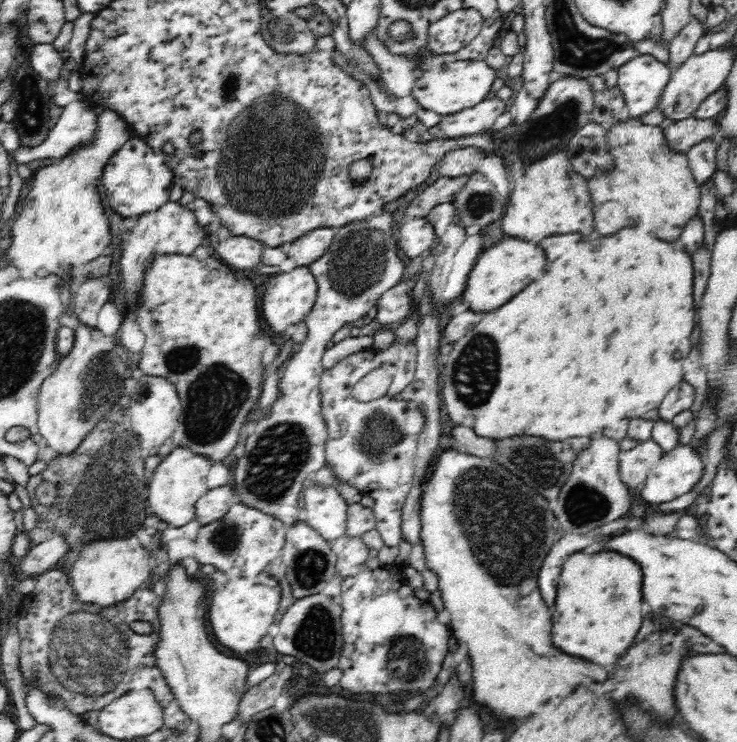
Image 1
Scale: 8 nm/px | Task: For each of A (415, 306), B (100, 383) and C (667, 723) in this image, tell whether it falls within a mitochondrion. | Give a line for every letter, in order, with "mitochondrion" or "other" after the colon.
A: other
B: mitochondrion
C: other

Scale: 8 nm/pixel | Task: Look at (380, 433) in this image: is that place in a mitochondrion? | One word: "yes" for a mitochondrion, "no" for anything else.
yes

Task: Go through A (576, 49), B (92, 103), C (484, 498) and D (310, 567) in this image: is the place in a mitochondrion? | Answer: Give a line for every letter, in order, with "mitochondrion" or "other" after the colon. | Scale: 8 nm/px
A: mitochondrion
B: other
C: mitochondrion
D: mitochondrion

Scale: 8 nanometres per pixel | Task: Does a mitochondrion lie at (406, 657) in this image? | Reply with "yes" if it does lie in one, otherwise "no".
yes

